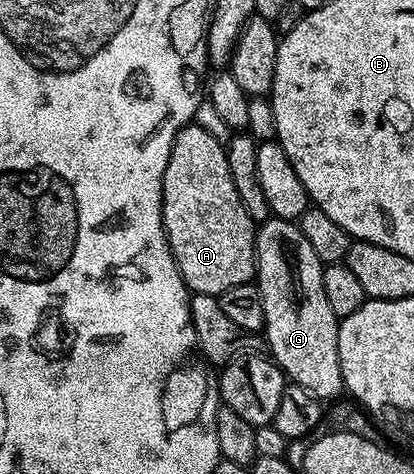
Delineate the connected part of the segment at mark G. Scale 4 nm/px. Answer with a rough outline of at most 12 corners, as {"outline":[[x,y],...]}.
{"outline":[[300,224],[257,225],[268,352],[292,384],[342,396],[339,319]]}

